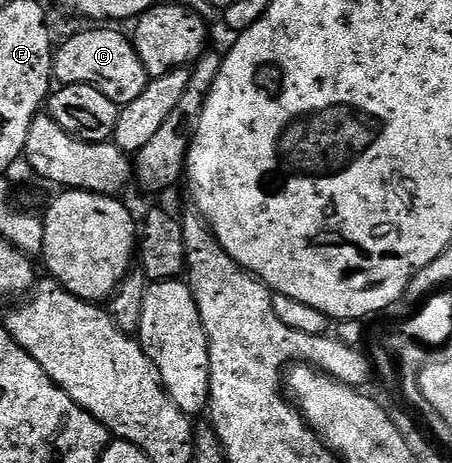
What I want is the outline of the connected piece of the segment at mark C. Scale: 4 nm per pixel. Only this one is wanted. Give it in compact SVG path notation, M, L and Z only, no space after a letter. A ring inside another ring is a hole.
M82 30L72 35L59 50L57 47L53 51L52 78L63 86L90 85L119 108L136 100L148 81L146 69L140 64L131 39L118 30Z

